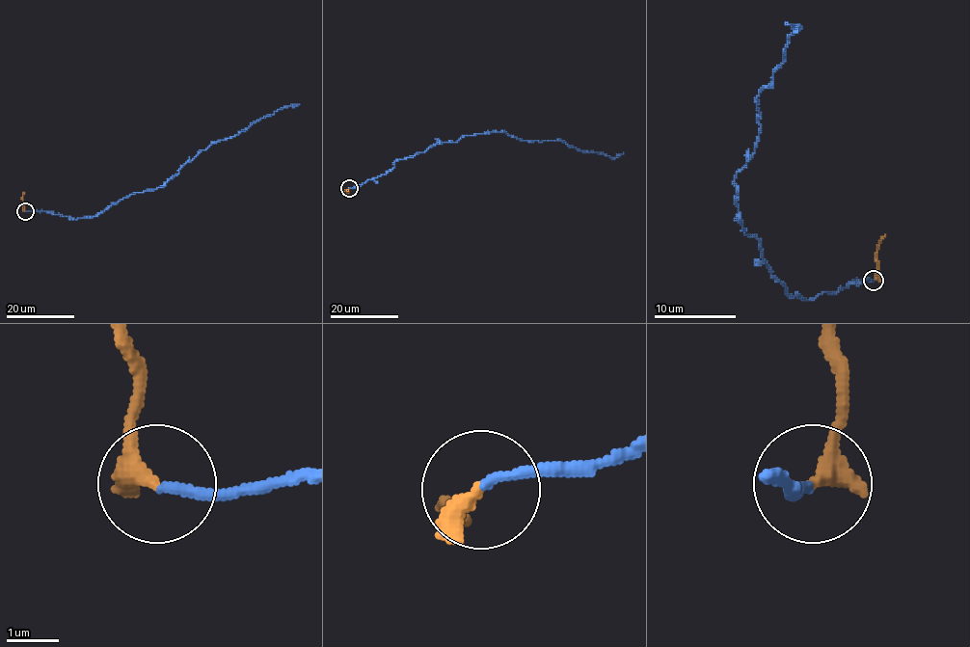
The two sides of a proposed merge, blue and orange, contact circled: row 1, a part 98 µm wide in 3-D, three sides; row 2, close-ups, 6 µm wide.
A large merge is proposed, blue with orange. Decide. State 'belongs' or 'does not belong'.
belongs

